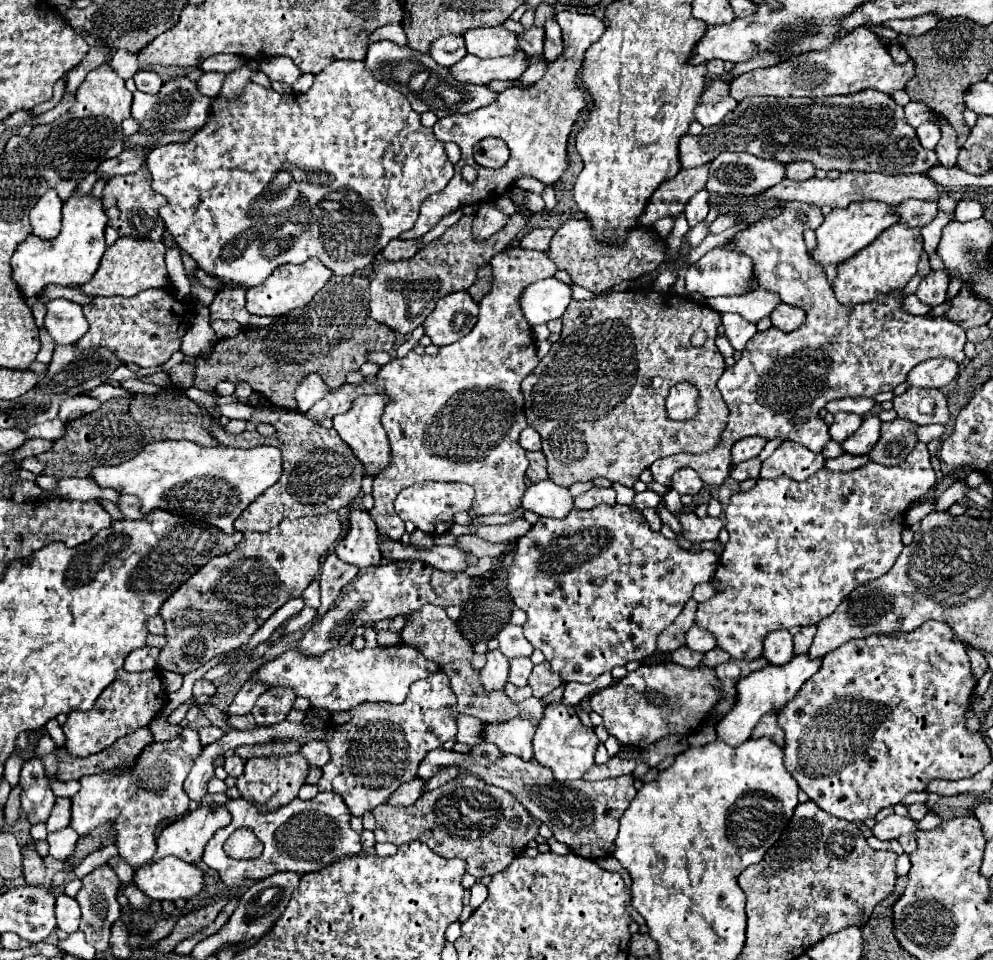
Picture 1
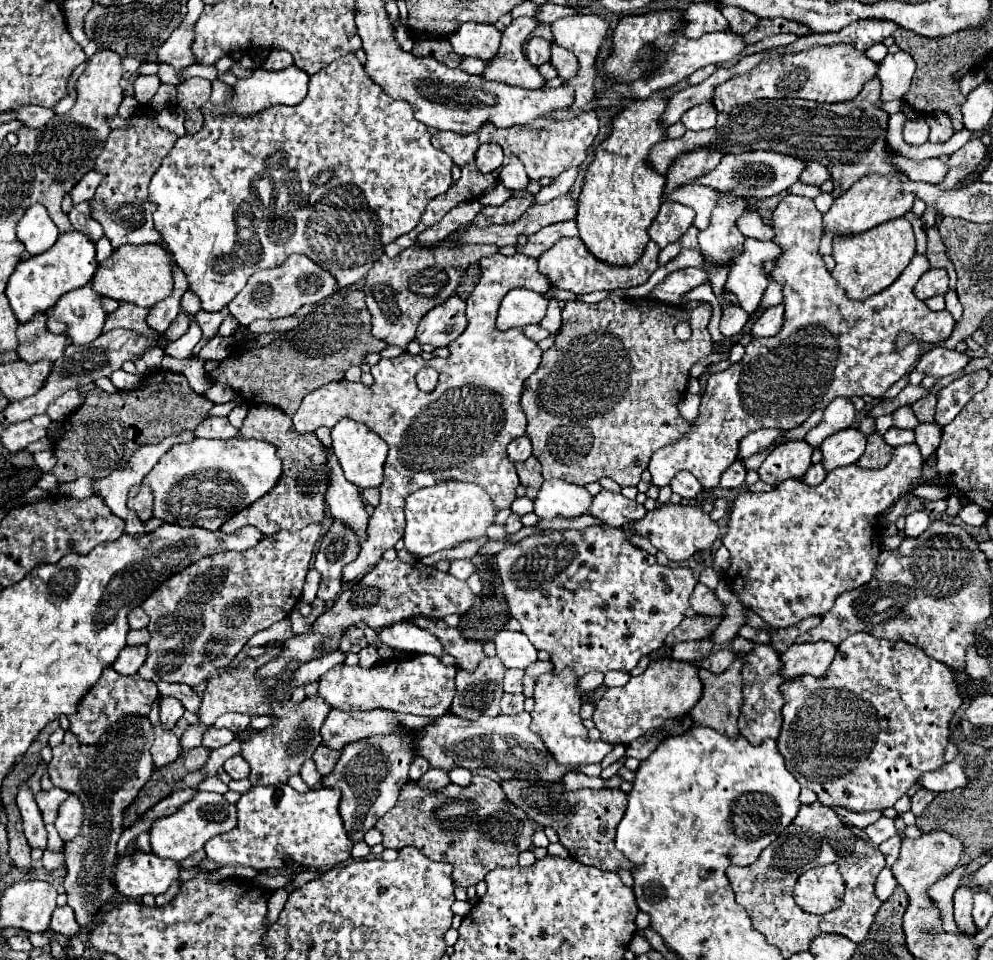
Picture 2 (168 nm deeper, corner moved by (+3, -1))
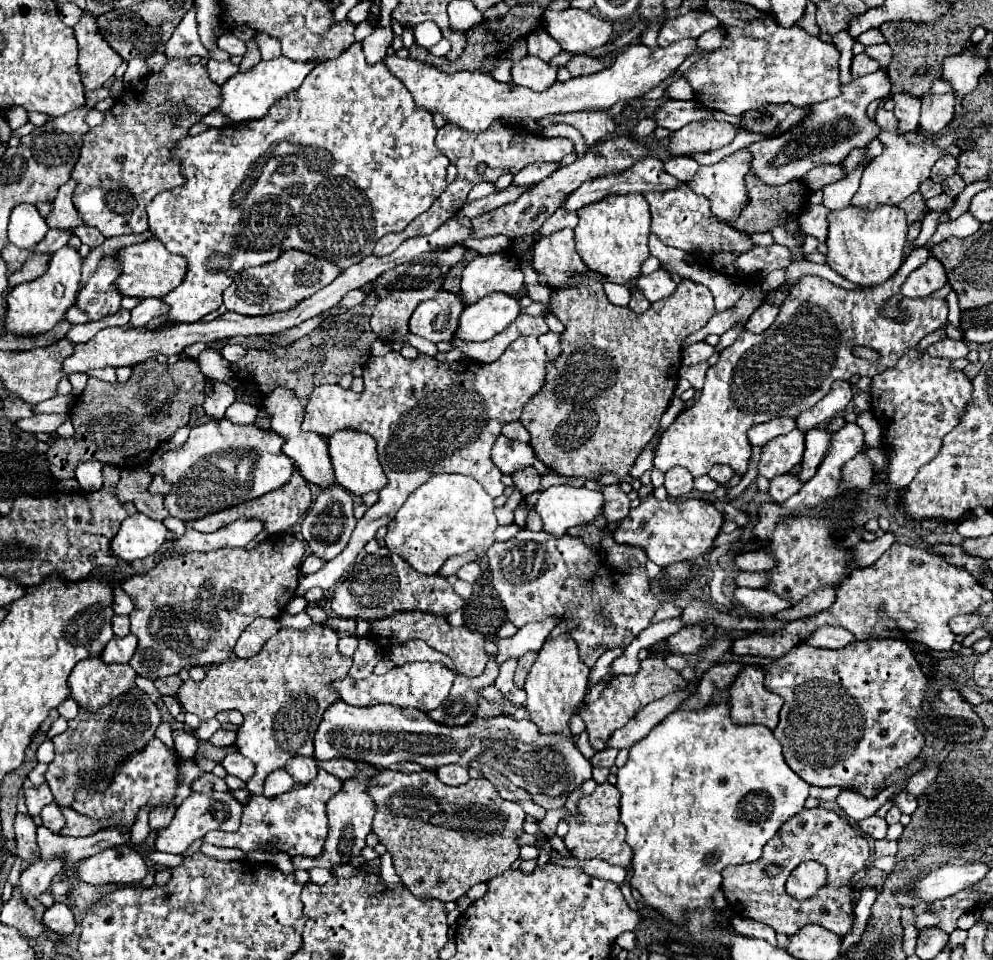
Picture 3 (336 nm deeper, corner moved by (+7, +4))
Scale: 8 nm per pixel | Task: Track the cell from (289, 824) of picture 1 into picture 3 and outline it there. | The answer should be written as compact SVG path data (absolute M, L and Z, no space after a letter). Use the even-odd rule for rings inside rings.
M319 770L317 778L305 786L283 792L275 798L267 798L263 794L249 794L249 800L243 804L241 826L237 832L209 832L203 842L227 848L239 848L245 854L249 852L271 852L271 854L289 854L289 856L309 856L317 858L323 854L323 846L329 834L329 820L325 812L327 798L341 790L341 780L333 774Z

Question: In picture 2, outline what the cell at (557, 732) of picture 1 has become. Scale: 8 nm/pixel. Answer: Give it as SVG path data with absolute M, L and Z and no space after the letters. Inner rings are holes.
M563 669L561 673L545 673L537 679L535 691L533 691L533 699L535 699L535 709L531 711L531 731L537 733L543 741L545 747L551 751L551 755L557 759L557 763L561 765L589 765L589 763L601 763L603 757L615 747L615 743L605 743L605 741L591 741L587 737L587 729L583 727L583 719L579 715L579 707L581 707L581 691L579 691L579 677L573 677L571 669Z

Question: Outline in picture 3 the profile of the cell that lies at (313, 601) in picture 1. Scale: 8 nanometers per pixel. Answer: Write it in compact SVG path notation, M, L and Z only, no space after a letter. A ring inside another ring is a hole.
M311 554L311 556L307 556L305 562L301 564L301 572L303 572L303 574L315 574L323 564L325 564L325 562L323 562L321 558L317 558L317 556Z

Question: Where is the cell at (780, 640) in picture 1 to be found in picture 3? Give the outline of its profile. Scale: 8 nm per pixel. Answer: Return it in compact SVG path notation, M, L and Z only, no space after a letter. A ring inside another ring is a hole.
M747 664L735 676L731 694L731 718L735 724L763 724L769 730L777 728L783 698L763 686L767 670Z

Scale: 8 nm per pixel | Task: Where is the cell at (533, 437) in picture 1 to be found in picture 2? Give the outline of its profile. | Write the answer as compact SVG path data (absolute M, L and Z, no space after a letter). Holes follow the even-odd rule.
M527 435L523 437L517 437L515 441L511 441L511 445L507 447L507 457L513 461L513 463L523 463L531 457L531 441Z

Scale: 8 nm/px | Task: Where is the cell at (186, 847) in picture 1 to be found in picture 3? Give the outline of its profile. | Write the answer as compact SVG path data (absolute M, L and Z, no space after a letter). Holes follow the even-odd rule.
M215 792L215 794L191 794L175 812L171 824L157 832L155 848L159 852L173 852L183 854L197 838L203 838L211 830L235 832L239 828L241 818L241 802L237 802L231 792ZM219 816L219 818L217 818Z

